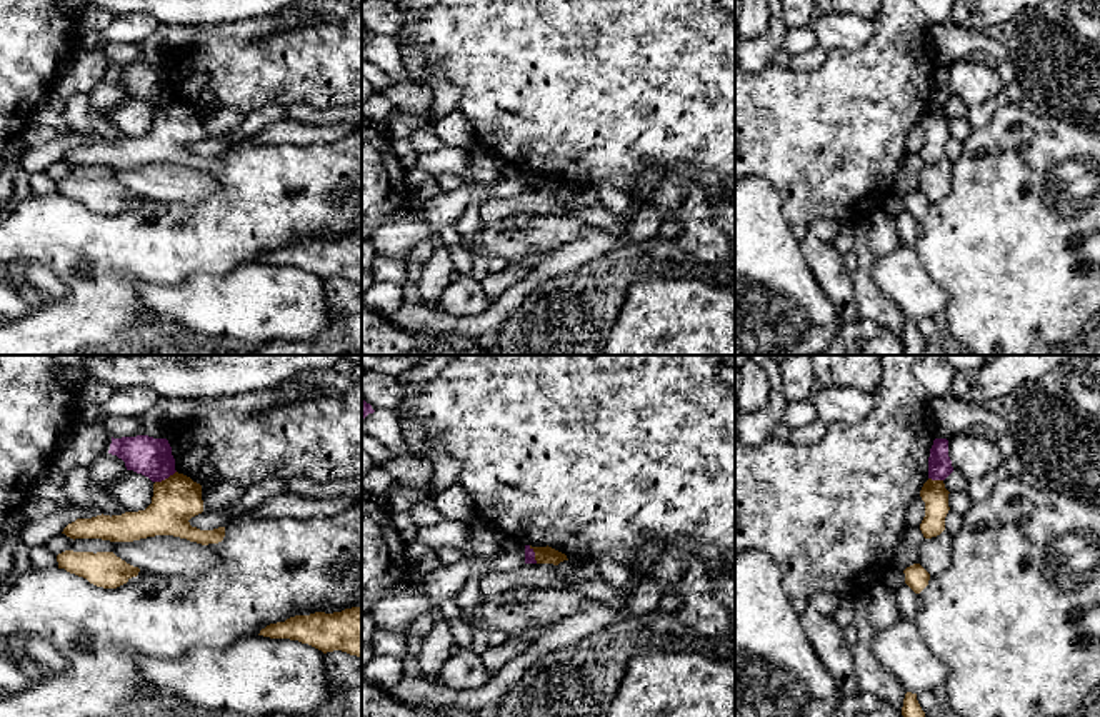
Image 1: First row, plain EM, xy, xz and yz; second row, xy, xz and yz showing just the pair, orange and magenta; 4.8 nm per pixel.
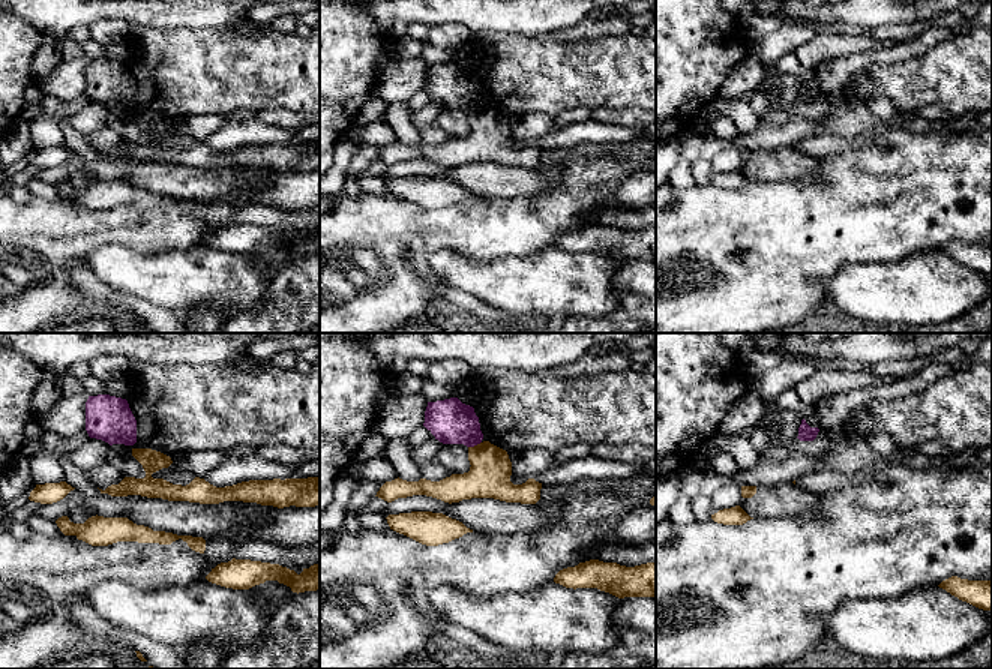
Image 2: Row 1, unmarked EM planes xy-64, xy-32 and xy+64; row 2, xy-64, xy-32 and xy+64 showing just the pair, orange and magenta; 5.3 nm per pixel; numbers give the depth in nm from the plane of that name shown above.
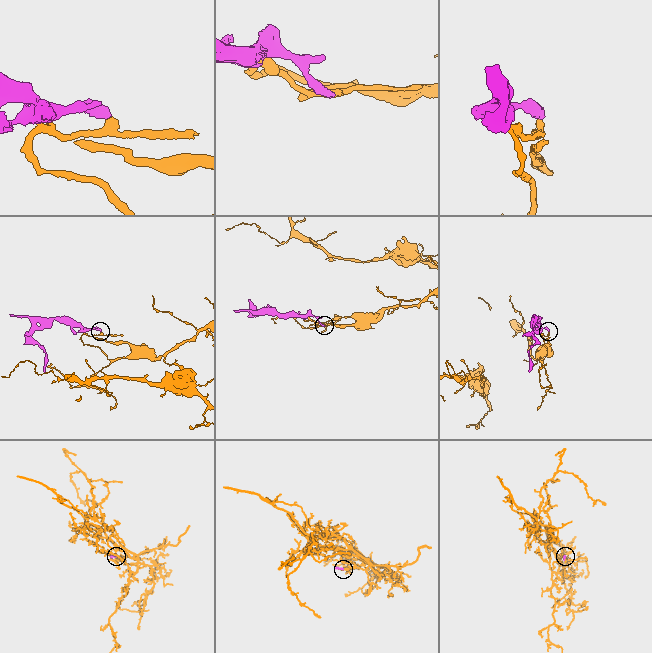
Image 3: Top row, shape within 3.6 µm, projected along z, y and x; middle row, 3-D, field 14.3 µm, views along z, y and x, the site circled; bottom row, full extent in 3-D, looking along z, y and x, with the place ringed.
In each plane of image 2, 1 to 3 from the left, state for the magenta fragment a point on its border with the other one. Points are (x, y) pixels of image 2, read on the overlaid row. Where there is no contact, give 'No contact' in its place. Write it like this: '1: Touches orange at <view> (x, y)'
1: No contact
2: Touches orange at xy-32 (474, 446)
3: No contact

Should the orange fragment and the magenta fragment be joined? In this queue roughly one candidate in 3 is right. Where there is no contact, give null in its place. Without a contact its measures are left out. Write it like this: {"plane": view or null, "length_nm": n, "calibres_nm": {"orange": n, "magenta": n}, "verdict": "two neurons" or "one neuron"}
{"plane": "xy", "length_nm": 120, "calibres_nm": {"orange": 220, "magenta": 190}, "verdict": "two neurons"}

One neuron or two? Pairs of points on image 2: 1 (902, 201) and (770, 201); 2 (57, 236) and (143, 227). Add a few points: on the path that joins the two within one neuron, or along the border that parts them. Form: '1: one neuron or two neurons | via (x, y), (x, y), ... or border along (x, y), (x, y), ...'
1: one neuron | via (869, 201), (803, 201)
2: one neuron | via (78, 230), (122, 227)

